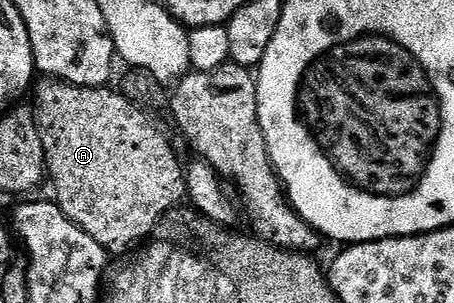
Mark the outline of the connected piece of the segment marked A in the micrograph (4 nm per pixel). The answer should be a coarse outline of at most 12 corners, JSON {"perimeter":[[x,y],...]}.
{"perimeter":[[42,77],[58,207],[107,253],[154,235],[186,172],[109,86]]}

